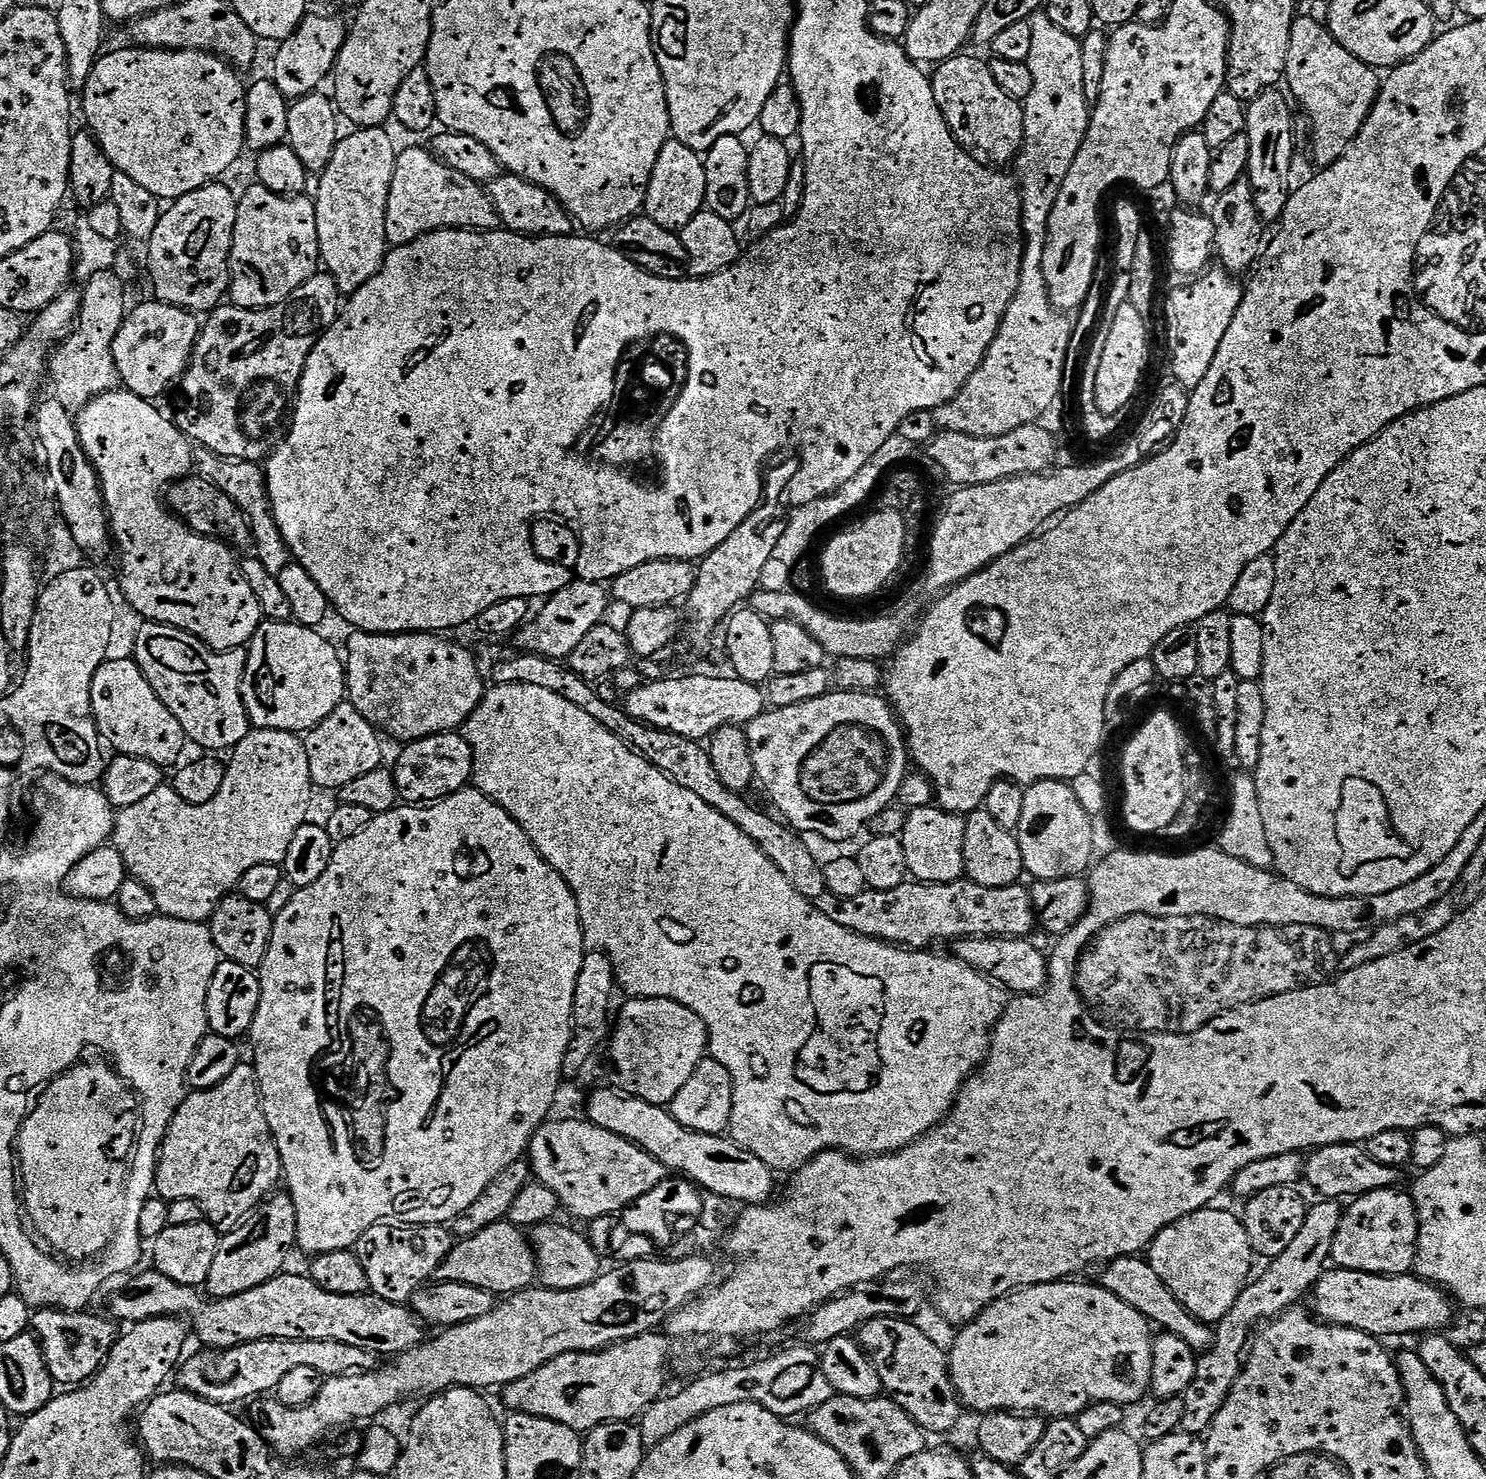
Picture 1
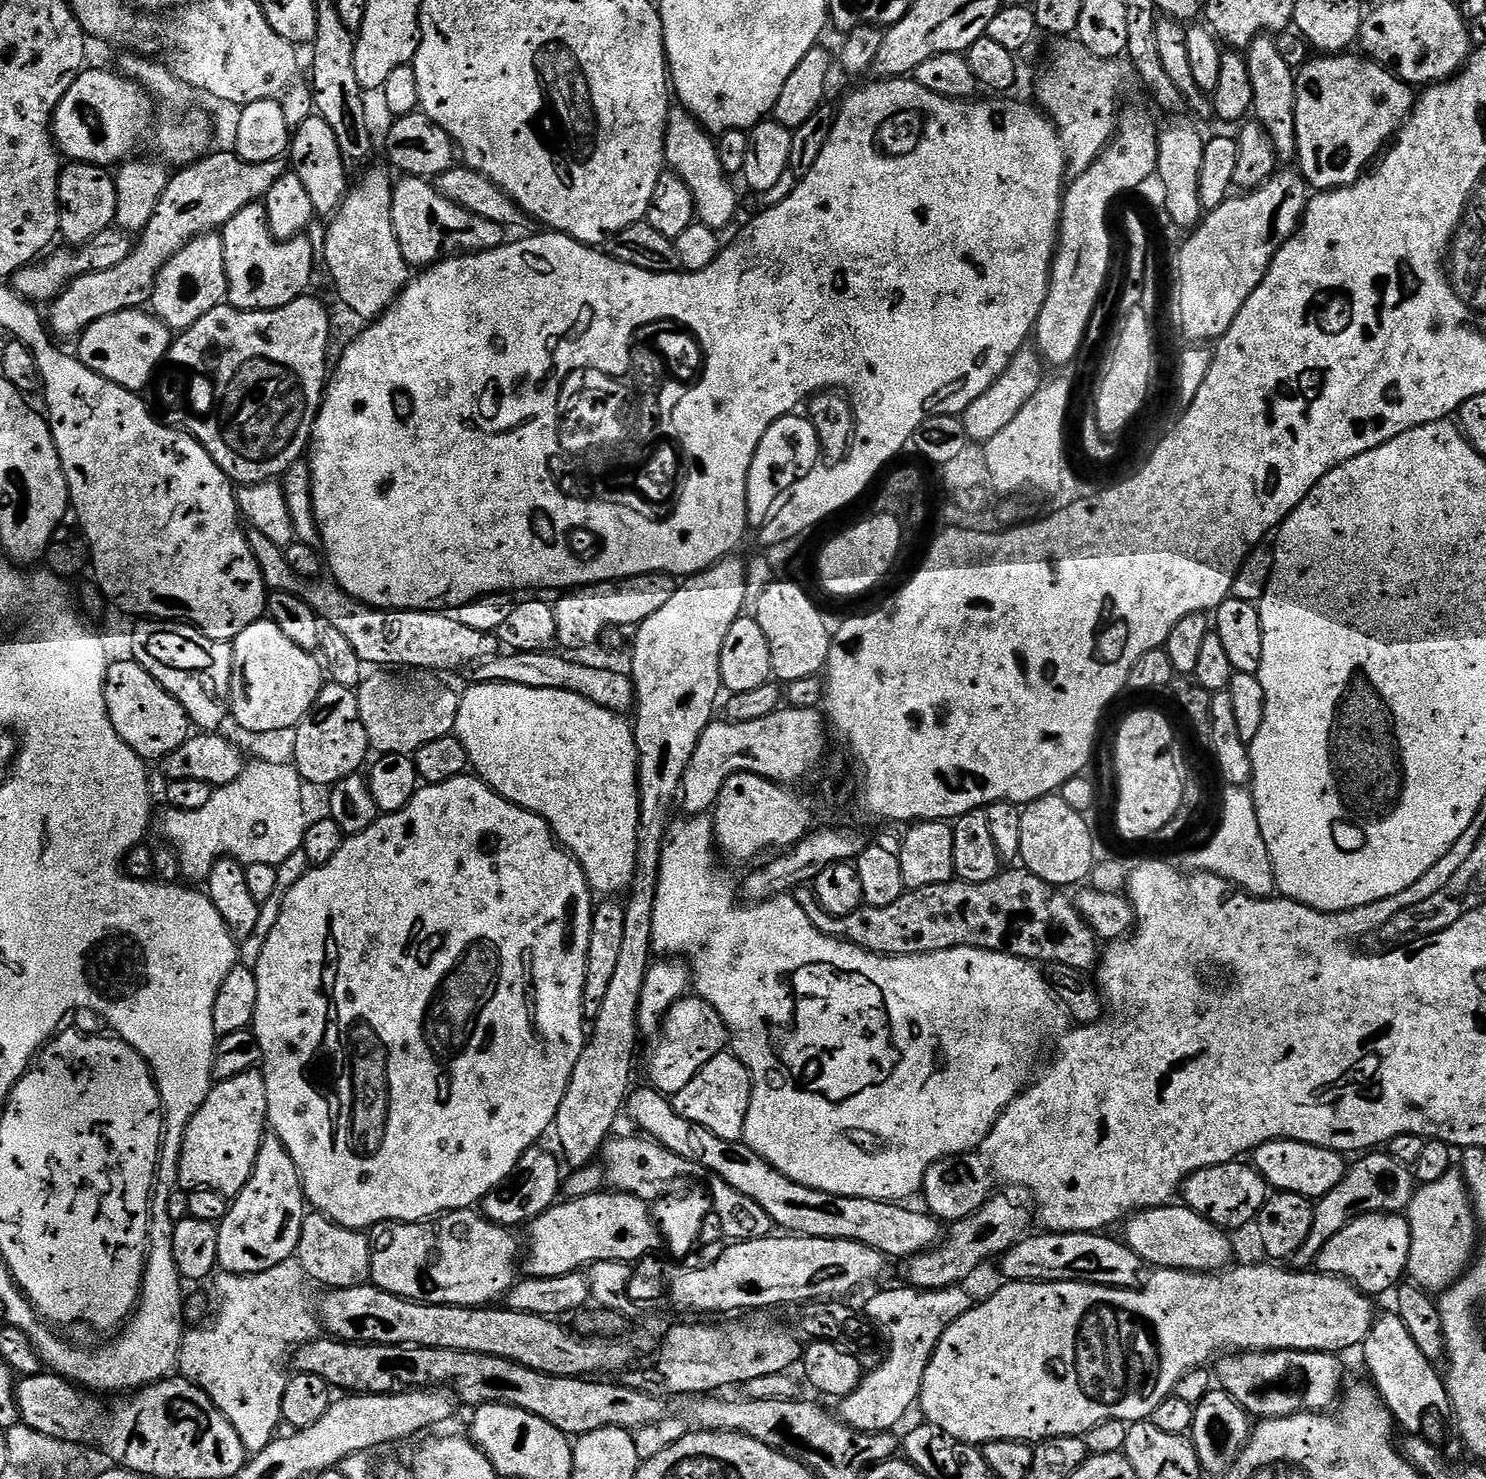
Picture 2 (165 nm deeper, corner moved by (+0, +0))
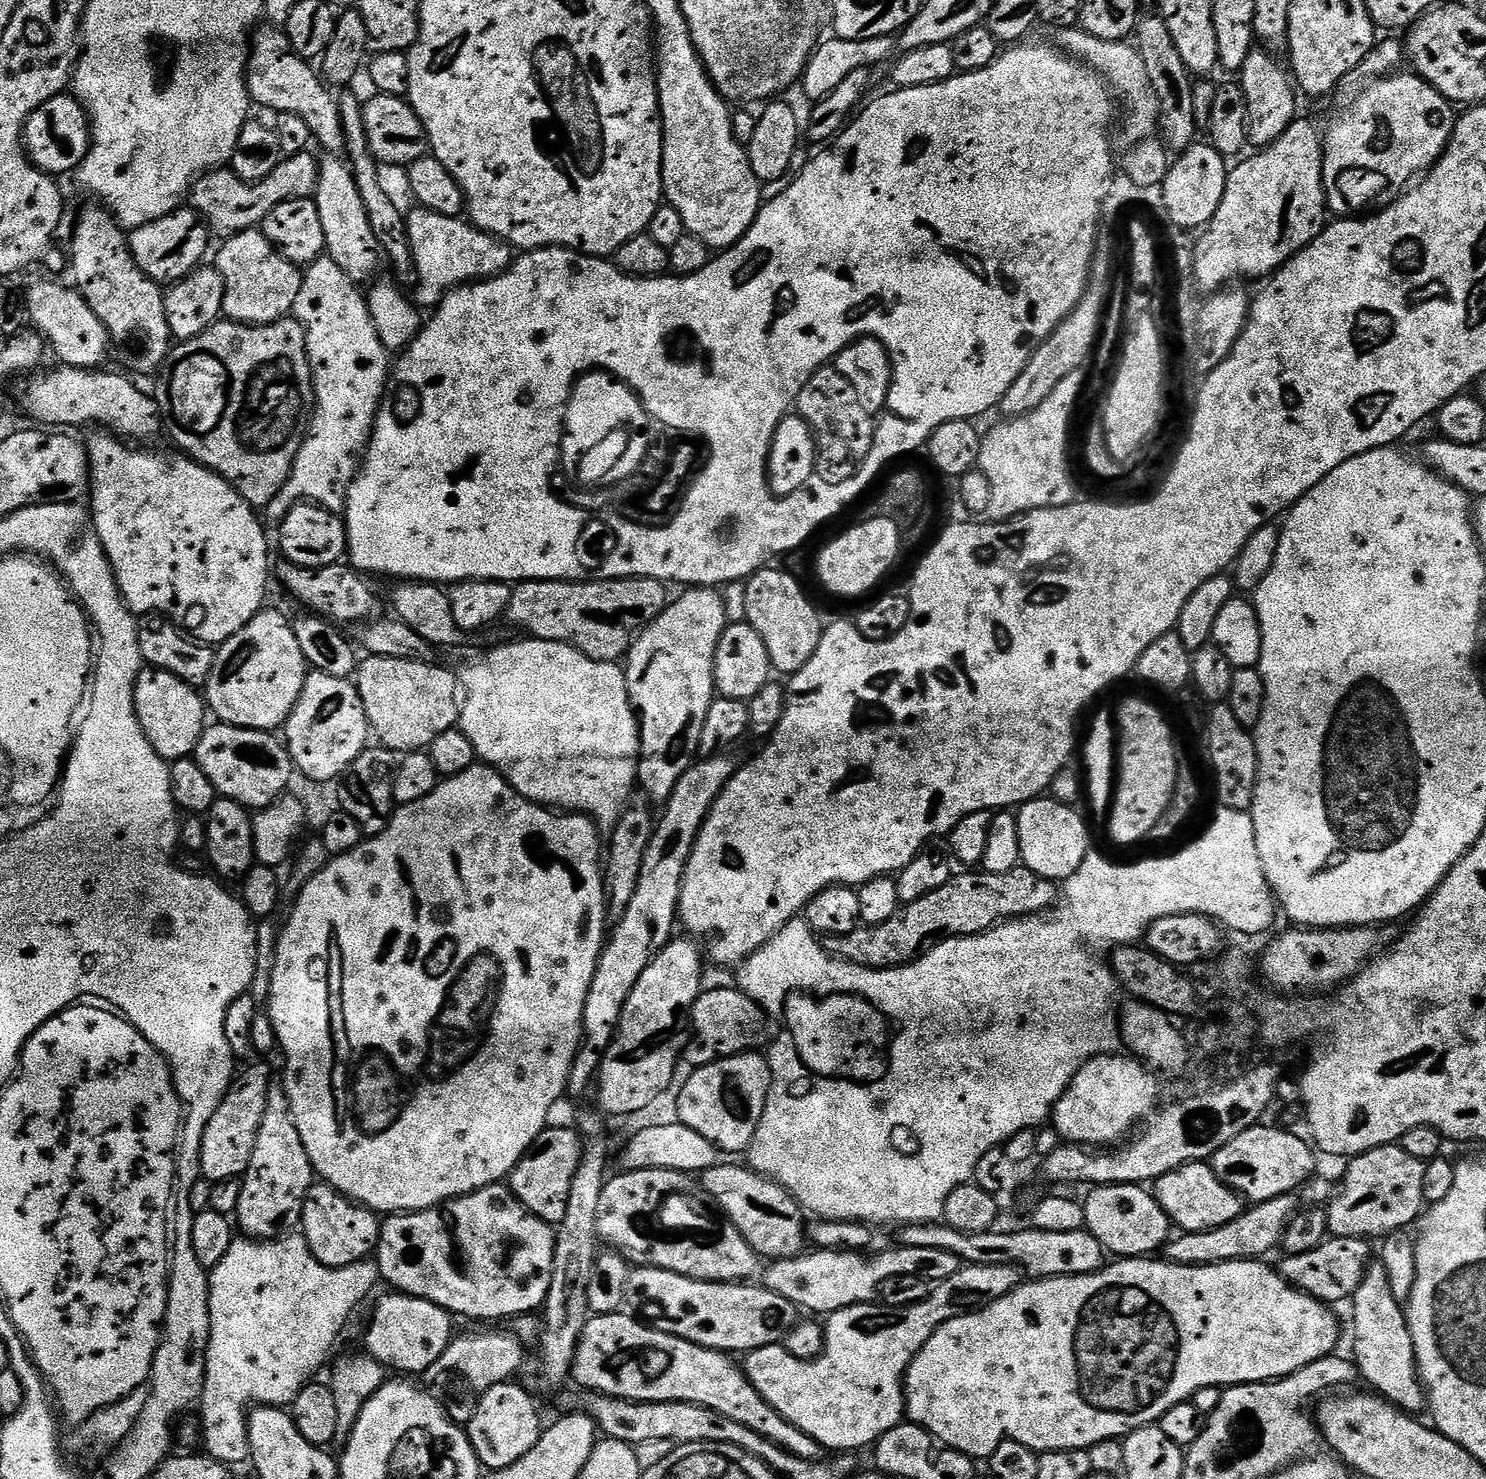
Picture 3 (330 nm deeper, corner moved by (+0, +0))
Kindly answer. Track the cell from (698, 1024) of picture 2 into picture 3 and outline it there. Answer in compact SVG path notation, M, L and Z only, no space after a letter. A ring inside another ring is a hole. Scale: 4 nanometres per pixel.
M732 986L732 988L712 988L709 990L704 990L701 992L700 996L697 998L695 1004L692 1006L690 1013L690 1028L691 1028L691 1040L688 1043L688 1047L683 1051L683 1059L687 1061L693 1069L698 1069L703 1066L703 1064L712 1064L716 1059L725 1060L727 1056L738 1056L742 1052L751 1052L753 1050L759 1049L761 1046L759 1044L767 1045L770 1040L770 1032L768 1036L768 1023L770 1023L770 1017L767 1012L764 1011L762 1005L757 1002L754 998L750 998L745 992L741 992L739 987Z

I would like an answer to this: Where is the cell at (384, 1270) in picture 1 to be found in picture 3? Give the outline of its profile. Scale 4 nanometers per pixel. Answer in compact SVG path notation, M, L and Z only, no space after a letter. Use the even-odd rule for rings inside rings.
M501 1182L499 1184L491 1184L490 1186L486 1186L485 1188L479 1188L476 1192L471 1192L470 1194L466 1194L465 1196L458 1196L454 1200L448 1200L443 1204L441 1208L427 1208L425 1212L405 1212L403 1214L392 1214L387 1217L380 1225L380 1244L376 1247L374 1253L374 1259L376 1261L376 1265L380 1268L380 1278L381 1281L386 1285L389 1284L389 1289L395 1290L397 1293L403 1294L405 1296L417 1296L418 1298L422 1298L423 1300L429 1300L430 1302L434 1302L440 1308L444 1308L450 1314L455 1314L457 1317L460 1316L469 1316L472 1320L504 1320L507 1321L509 1318L515 1318L518 1316L527 1316L529 1314L535 1313L537 1310L543 1309L544 1301L548 1299L548 1291L550 1290L550 1282L552 1281L552 1267L554 1266L554 1246L556 1245L556 1233L554 1231L553 1225L547 1224L546 1222L542 1222L539 1220L537 1216L534 1214L530 1214L527 1210L522 1206L522 1202L518 1202L518 1198L516 1195L512 1193L511 1188L508 1187L507 1183Z

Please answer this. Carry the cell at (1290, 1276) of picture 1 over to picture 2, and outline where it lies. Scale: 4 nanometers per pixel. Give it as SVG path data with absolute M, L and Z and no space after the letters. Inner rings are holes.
M1372 1150L1361 1155L1357 1164L1353 1163L1348 1169L1348 1173L1330 1190L1330 1194L1319 1197L1314 1204L1314 1226L1310 1230L1310 1238L1296 1252L1294 1264L1297 1269L1308 1270L1315 1265L1317 1256L1352 1220L1357 1220L1359 1216L1364 1216L1367 1212L1395 1212L1403 1213L1411 1202L1413 1192L1418 1187L1414 1179L1414 1172L1411 1167L1402 1162L1398 1162L1393 1156L1388 1155L1384 1150Z

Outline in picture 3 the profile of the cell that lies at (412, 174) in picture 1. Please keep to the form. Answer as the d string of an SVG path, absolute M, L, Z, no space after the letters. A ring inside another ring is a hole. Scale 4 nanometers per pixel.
M419 206L413 207L406 217L413 266L416 268L414 300L421 309L435 310L452 289L478 280L489 280L492 276L501 276L512 266L512 245L489 232L483 232L467 219L443 216Z

